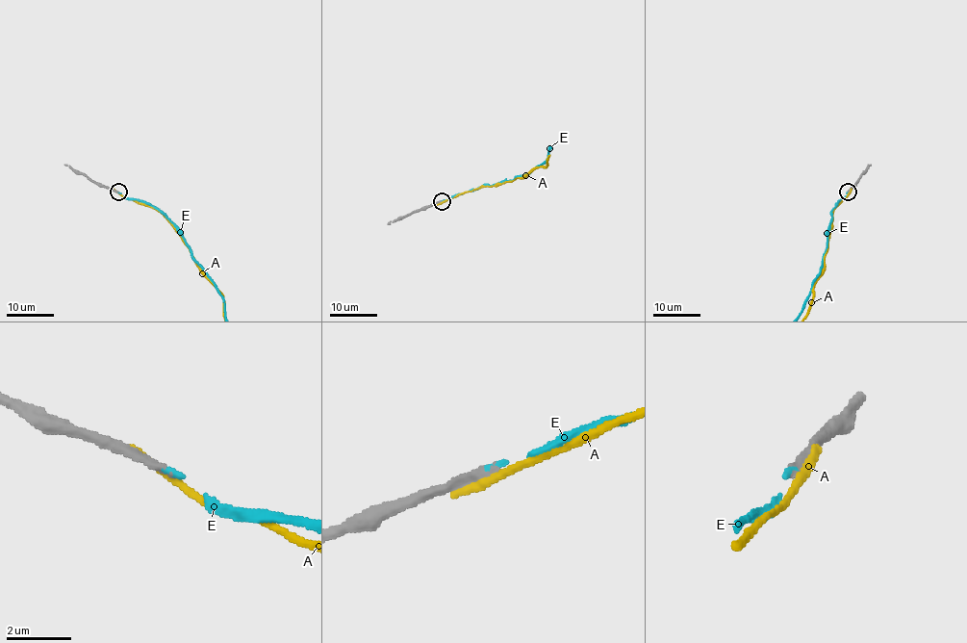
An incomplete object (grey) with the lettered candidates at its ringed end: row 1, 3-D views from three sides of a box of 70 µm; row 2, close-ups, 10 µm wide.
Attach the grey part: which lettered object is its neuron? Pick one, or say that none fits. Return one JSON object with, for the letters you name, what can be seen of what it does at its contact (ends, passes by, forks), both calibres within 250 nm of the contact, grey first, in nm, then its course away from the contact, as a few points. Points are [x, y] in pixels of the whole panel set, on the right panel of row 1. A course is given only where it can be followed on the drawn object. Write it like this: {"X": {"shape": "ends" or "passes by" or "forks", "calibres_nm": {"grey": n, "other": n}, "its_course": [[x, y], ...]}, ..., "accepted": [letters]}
{"E": {"shape": "ends", "calibres_nm": {"grey": 280, "other": 170}}, "accepted": ["E"]}

